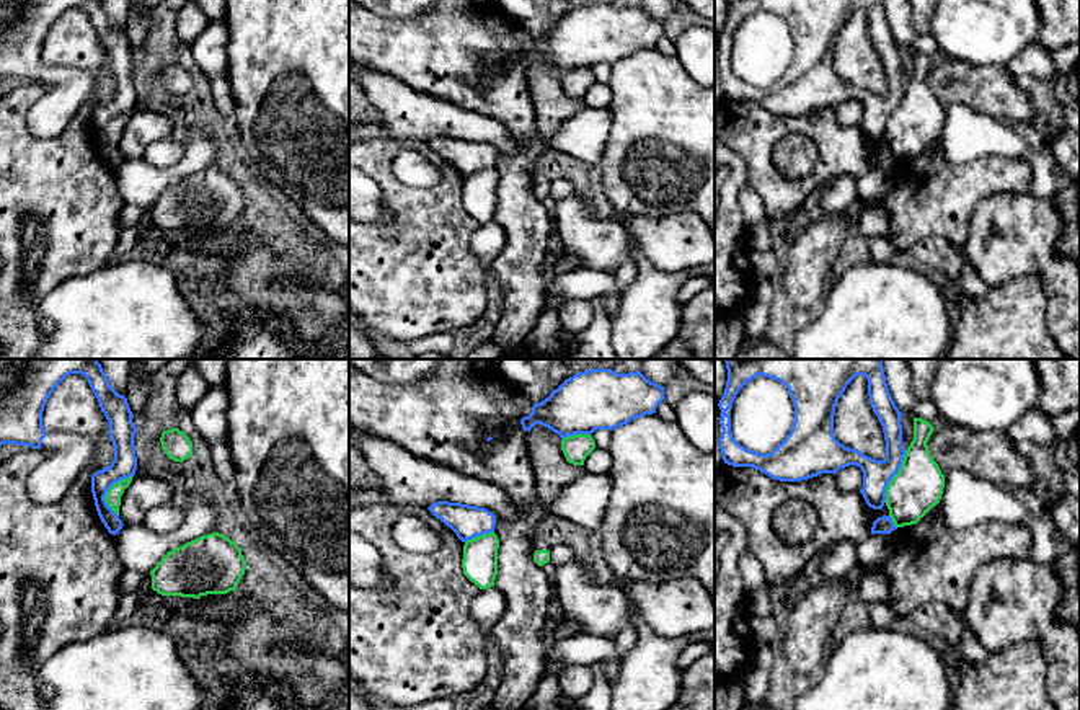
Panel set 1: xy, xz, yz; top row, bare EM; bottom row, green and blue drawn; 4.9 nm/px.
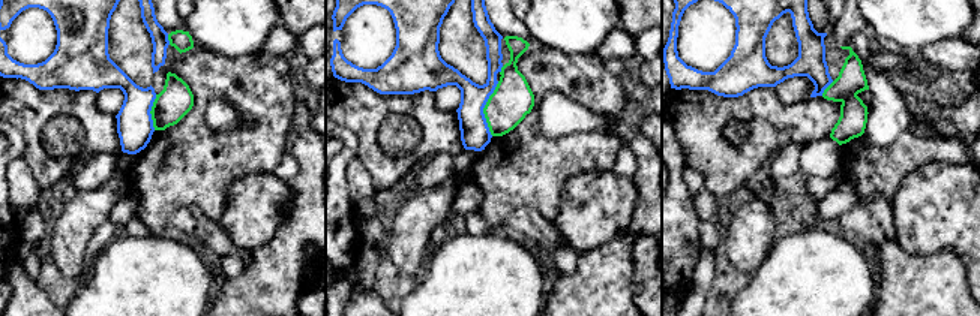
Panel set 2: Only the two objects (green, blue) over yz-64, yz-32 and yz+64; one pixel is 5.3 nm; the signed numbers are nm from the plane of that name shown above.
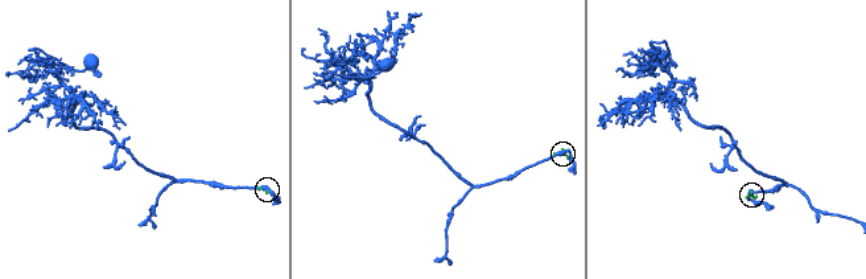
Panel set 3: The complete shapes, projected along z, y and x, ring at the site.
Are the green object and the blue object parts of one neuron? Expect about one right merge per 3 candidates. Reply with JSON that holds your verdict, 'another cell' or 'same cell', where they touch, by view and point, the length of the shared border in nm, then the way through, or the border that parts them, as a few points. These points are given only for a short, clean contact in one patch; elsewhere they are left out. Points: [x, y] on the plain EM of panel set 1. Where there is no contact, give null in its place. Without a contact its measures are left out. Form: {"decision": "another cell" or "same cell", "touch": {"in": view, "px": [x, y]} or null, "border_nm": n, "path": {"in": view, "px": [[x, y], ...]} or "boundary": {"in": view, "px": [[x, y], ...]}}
{"decision": "another cell", "touch": {"in": "xy", "px": [108, 126]}, "border_nm": 220}

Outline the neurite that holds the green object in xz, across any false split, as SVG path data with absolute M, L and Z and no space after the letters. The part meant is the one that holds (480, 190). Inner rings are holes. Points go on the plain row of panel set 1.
M494 166L478 170L463 180L463 209L480 224L494 220L499 173Z

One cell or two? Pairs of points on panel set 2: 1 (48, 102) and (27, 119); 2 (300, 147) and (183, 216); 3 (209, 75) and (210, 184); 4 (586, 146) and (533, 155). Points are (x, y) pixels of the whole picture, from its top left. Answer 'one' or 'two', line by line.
1: one
2: two
3: one
4: one

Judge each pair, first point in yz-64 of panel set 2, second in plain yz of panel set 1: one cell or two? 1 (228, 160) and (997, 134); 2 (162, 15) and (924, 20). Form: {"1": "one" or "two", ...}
{"1": "two", "2": "two"}

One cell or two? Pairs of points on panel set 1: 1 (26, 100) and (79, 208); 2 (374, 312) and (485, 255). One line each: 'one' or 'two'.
1: one
2: two

